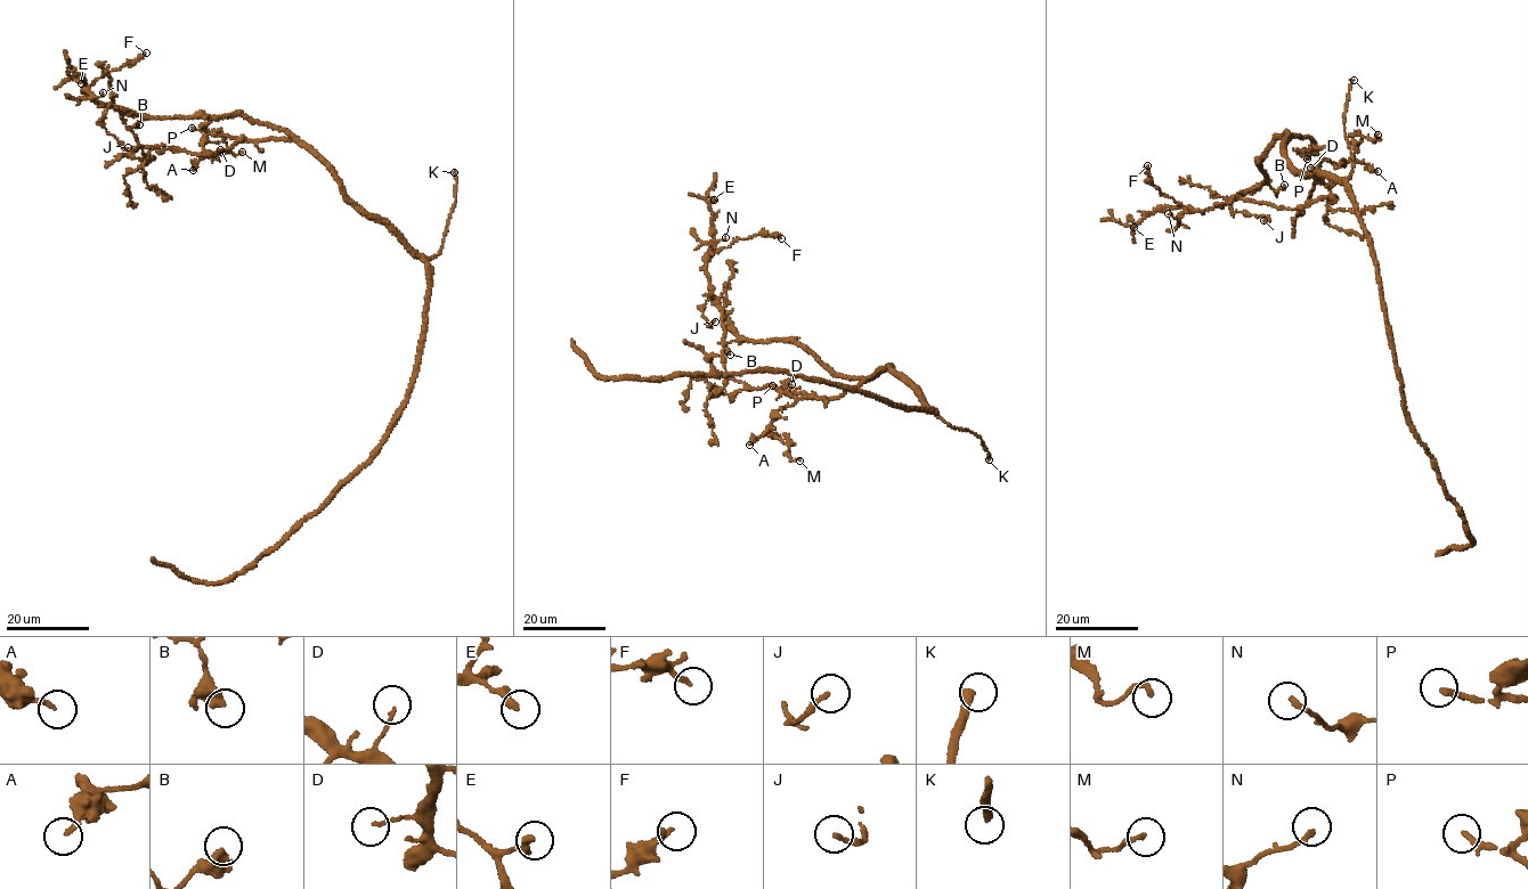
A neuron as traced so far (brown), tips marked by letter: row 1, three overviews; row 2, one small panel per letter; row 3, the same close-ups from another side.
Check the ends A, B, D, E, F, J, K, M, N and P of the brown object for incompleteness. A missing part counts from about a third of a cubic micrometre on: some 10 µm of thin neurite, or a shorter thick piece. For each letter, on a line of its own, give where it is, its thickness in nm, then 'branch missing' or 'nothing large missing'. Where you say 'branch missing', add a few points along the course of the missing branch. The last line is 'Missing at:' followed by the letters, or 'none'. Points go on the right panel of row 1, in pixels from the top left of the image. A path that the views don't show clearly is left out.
A: place (1378, 171); calibre 200 nm; nothing large missing
B: place (1284, 185); calibre 480 nm; nothing large missing
D: place (1310, 168); calibre 130 nm; nothing large missing
E: place (1134, 227); calibre 300 nm; nothing large missing
F: place (1147, 165); calibre 190 nm; nothing large missing
J: place (1264, 220); calibre 190 nm; nothing large missing
K: place (1354, 80); calibre 320 nm; branch missing
M: place (1378, 135); calibre 200 nm; nothing large missing
N: place (1168, 213); calibre 190 nm; nothing large missing
P: place (1307, 158); calibre 160 nm; branch missing; course (1307, 158), (1310, 161), (1303, 156), (1297, 137)
Missing at: K, P

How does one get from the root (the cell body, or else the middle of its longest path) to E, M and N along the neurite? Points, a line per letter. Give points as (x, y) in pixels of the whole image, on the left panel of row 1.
E: (408, 246), (283, 131), (233, 113), (145, 117), (90, 97), (78, 73), (73, 78), (81, 83)
M: (408, 246), (294, 140), (242, 141), (217, 154), (203, 143), (242, 152)
N: (408, 246), (283, 131), (233, 113), (152, 119), (99, 103), (84, 91), (96, 97), (103, 92)

